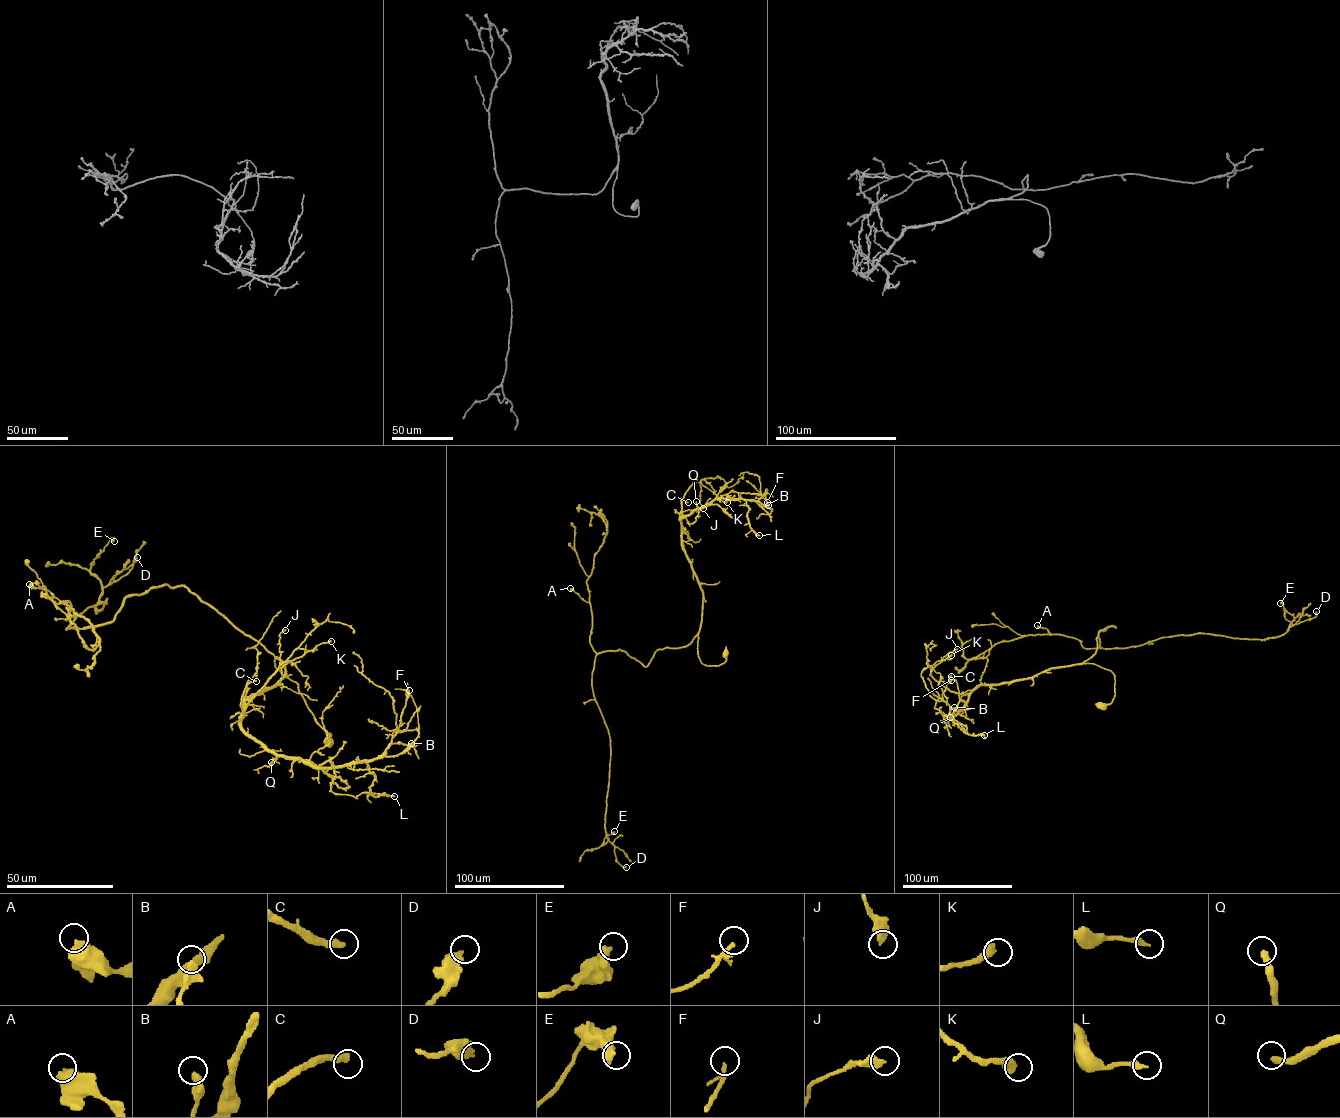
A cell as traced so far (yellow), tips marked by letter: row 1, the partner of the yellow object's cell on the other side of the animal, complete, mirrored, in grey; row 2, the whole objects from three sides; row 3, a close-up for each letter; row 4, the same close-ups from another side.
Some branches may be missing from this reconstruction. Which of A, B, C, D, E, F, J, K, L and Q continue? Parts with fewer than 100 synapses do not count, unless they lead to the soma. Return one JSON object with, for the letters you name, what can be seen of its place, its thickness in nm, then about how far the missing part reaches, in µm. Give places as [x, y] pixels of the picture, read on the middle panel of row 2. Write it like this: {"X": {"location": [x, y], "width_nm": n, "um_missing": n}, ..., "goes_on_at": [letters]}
{"goes_on_at": []}

